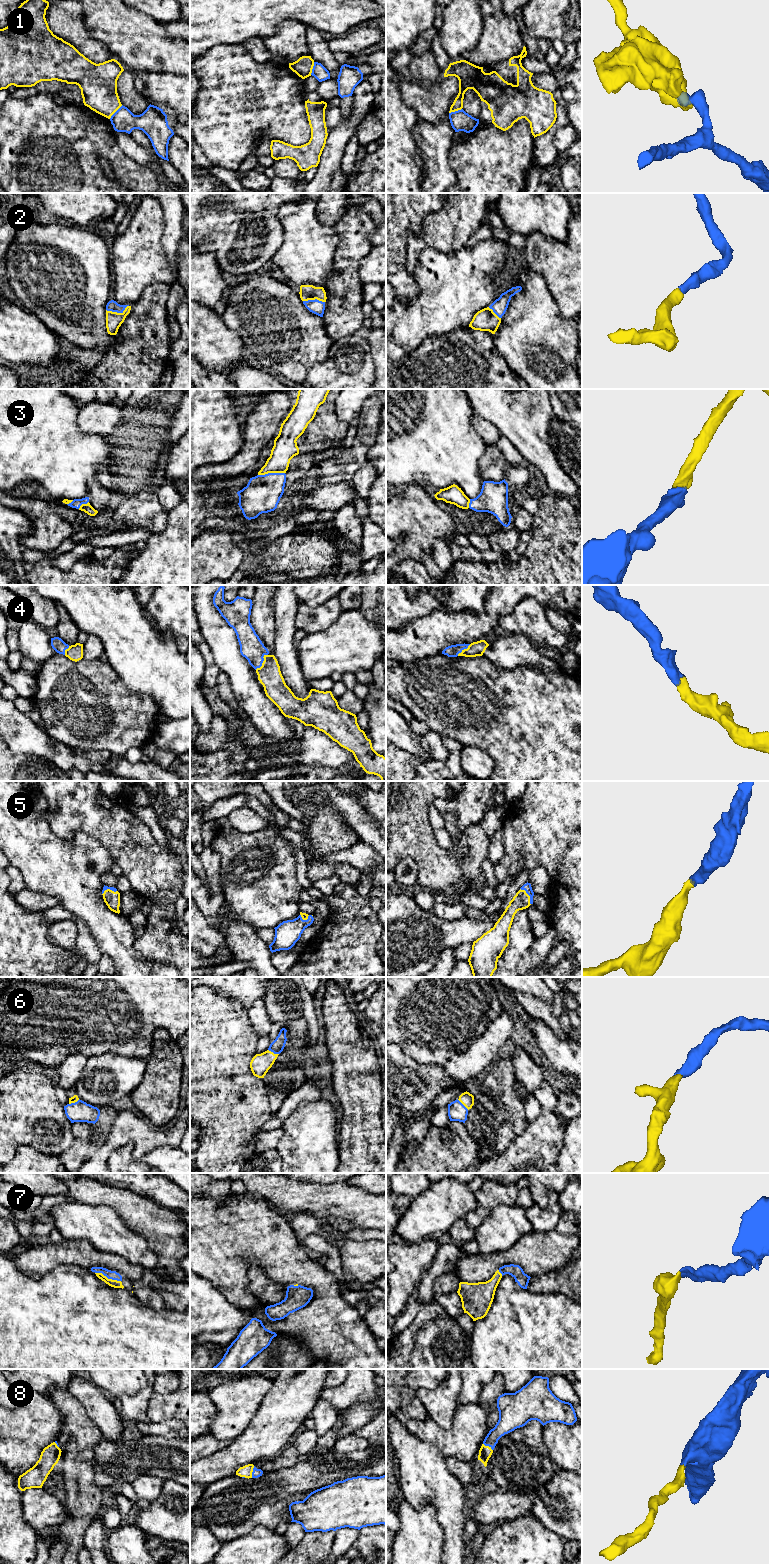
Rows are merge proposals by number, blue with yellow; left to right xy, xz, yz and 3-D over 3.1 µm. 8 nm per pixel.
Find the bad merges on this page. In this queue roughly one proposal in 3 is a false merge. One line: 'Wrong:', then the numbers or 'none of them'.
Wrong: 1

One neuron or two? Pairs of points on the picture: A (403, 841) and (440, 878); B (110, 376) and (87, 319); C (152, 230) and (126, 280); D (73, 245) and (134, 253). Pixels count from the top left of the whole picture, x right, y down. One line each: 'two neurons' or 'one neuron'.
A: one neuron
B: two neurons
C: one neuron
D: two neurons

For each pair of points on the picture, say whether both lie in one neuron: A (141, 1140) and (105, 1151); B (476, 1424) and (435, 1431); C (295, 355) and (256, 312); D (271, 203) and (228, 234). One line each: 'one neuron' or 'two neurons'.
A: one neuron
B: one neuron
C: one neuron
D: one neuron

